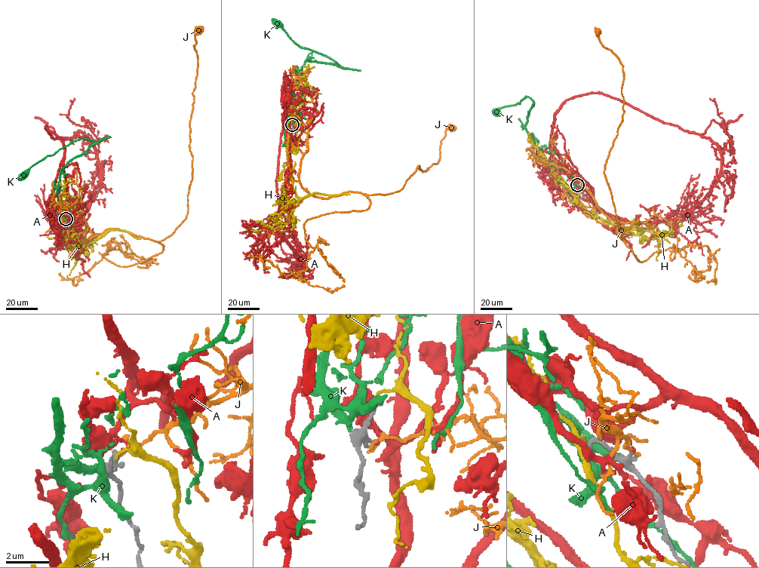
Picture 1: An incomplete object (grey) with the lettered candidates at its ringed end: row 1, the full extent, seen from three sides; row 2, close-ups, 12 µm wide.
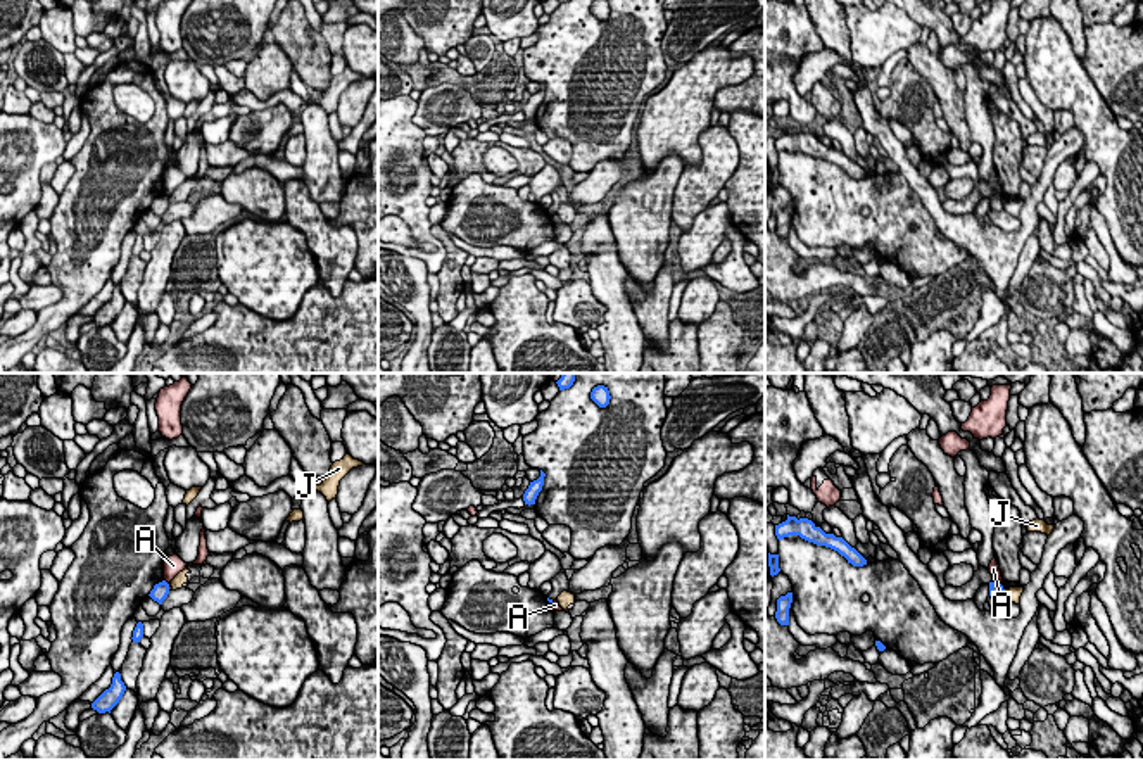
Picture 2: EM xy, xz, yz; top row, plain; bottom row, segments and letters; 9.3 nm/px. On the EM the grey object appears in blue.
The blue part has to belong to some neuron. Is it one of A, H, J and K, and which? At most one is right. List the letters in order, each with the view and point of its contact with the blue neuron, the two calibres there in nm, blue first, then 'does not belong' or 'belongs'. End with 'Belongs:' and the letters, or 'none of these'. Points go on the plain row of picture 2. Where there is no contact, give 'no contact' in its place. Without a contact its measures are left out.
A: contact yz (997, 197); calibres 130 and 100 nm; does not belong
H: no contact; does not belong
J: contact yz (1002, 206); calibres 130 and 130 nm; does not belong
K: no contact; belongs
Belongs: K

